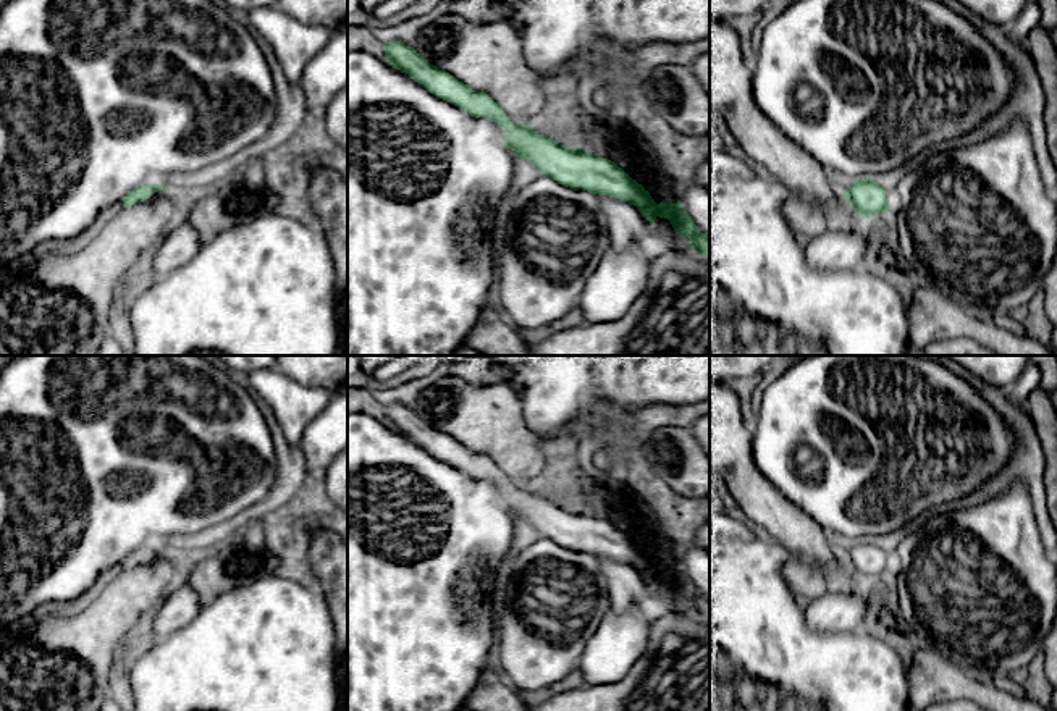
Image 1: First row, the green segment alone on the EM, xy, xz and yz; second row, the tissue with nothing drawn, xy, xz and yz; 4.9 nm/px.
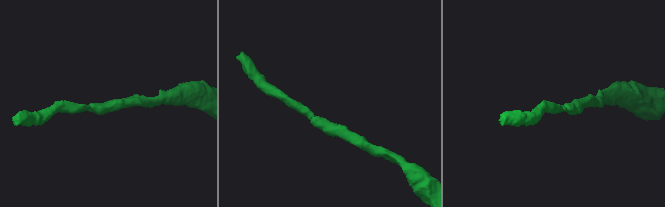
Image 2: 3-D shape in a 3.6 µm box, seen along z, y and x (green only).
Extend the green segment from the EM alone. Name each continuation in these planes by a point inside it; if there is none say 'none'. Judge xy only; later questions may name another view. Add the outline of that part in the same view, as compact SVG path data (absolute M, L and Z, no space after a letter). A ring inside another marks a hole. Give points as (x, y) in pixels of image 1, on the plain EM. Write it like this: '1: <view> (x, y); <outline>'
none

